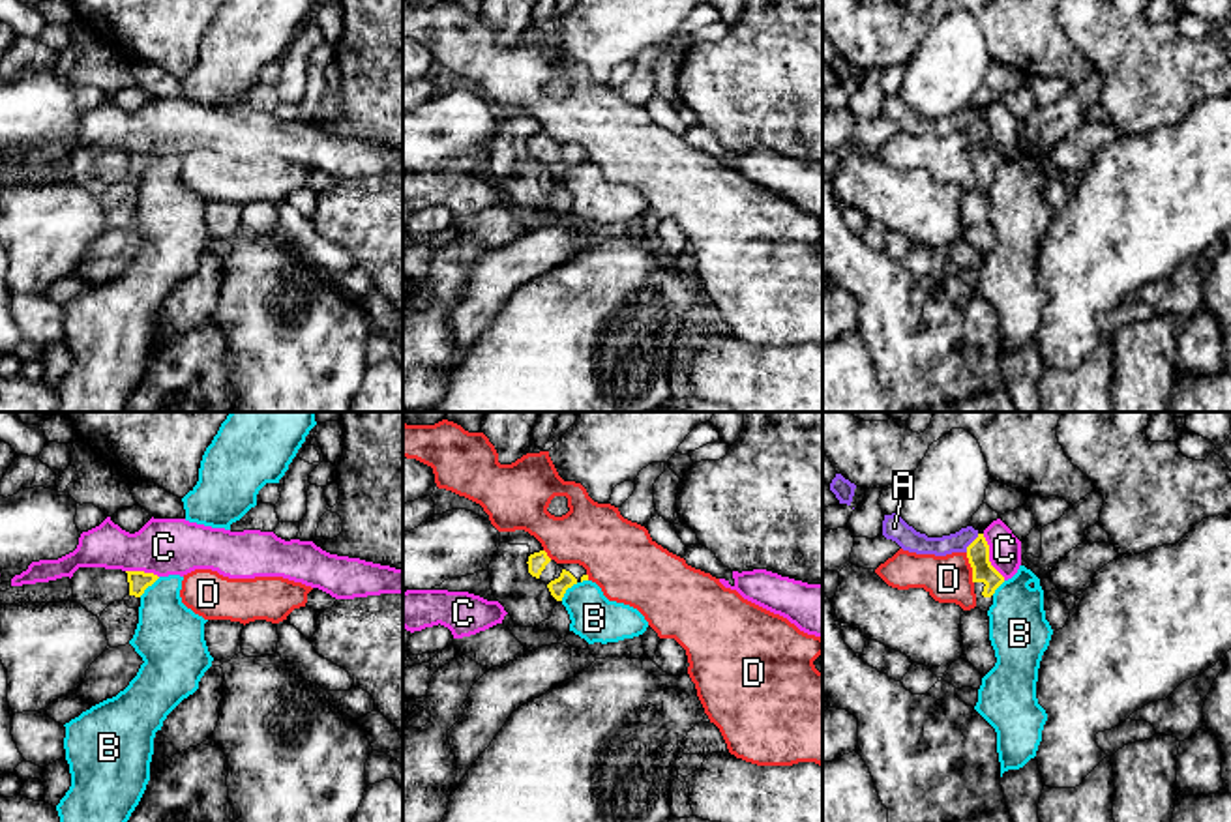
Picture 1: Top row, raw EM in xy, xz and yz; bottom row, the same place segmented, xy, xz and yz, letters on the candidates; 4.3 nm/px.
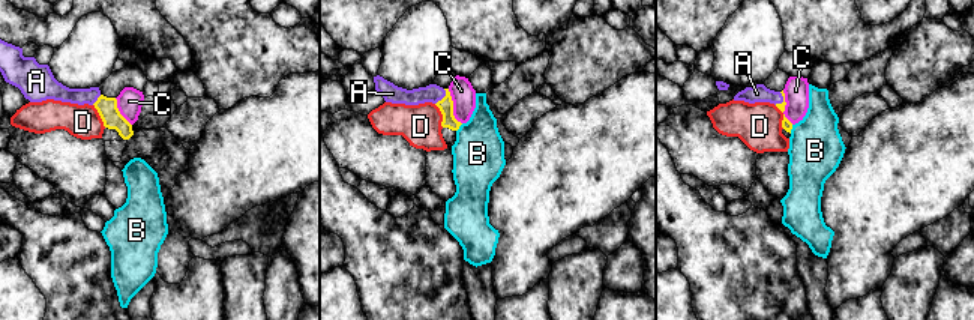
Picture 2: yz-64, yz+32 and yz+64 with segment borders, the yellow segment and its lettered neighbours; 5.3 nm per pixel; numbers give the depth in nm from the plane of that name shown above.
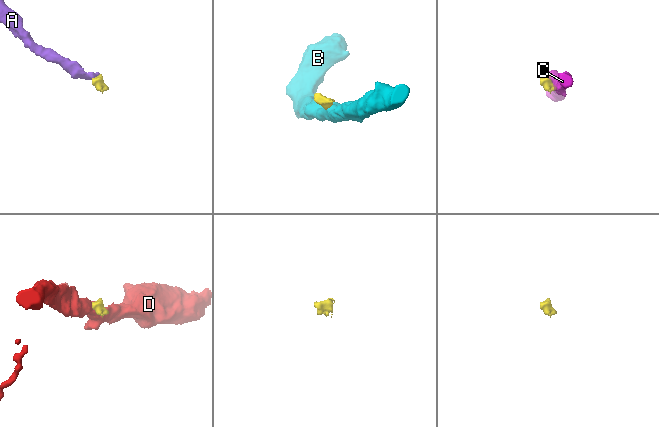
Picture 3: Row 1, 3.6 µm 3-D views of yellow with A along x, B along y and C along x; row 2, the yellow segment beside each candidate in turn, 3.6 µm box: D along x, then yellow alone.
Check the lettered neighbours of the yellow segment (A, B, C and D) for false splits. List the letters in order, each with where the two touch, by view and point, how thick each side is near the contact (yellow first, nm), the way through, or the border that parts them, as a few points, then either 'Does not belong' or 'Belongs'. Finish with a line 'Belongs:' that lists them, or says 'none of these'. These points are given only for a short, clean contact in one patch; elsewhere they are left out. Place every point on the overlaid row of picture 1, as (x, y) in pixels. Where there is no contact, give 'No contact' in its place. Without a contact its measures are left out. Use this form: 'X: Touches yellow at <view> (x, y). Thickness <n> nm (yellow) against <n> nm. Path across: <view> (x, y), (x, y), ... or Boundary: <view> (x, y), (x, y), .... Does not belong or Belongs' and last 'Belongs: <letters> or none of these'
A: Touches yellow at yz (971, 543). Thickness 100 nm (yellow) against 90 nm. Path across: yz (978, 551), (971, 543), (913, 542). Belongs
B: Touches yellow at xy (148, 585). Thickness 90 nm (yellow) against 300 nm. Boundary: xy (160, 577), (139, 596). Does not belong
C: Touches yellow at yz (988, 557). Thickness 100 nm (yellow) against 140 nm. Boundary: yz (982, 534), (988, 545), (988, 560), (1005, 579). Does not belong
D: Touches yellow at yz (971, 566). Thickness 100 nm (yellow) against 200 nm. Boundary: yz (965, 553), (973, 583). Does not belong
Belongs: A

